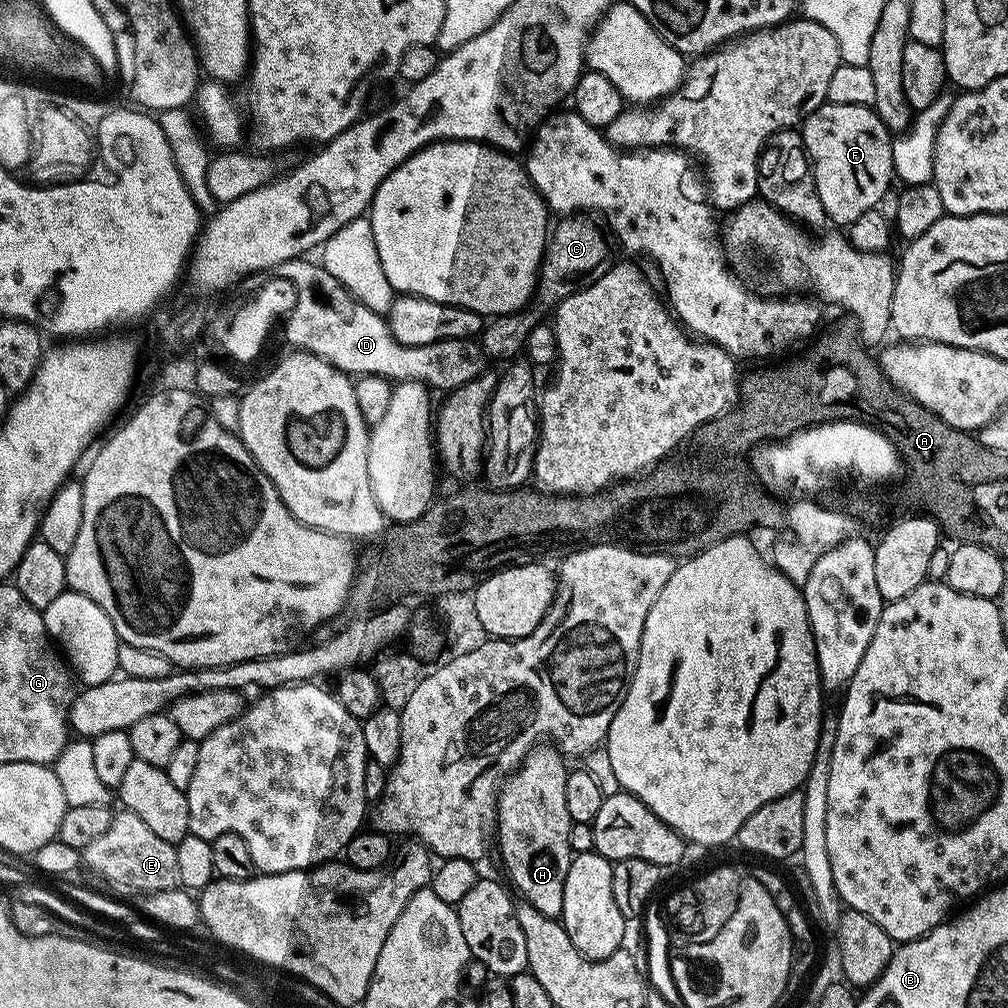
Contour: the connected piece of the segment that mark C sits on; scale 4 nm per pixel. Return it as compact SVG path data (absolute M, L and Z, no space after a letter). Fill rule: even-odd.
M570 214L561 217L557 226L553 227L549 237L546 257L541 260L537 286L533 293L532 307L540 314L548 315L578 286L575 276L599 273L606 265L608 244L603 232L587 215Z

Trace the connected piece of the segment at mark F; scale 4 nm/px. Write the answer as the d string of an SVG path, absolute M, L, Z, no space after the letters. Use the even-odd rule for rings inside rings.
M825 103L815 108L802 121L804 150L808 154L808 163L812 165L814 186L818 190L818 198L822 198L824 212L834 225L847 226L861 214L866 214L871 208L877 207L880 199L888 192L888 187L894 184L892 171L893 133L880 120L879 114L866 106L838 106Z

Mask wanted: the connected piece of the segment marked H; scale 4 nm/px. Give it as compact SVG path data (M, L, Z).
M555 746L533 748L519 768L500 785L500 797L496 803L496 832L498 840L500 836L500 856L504 859L504 868L508 871L509 878L512 879L511 887L518 893L519 899L530 902L534 910L557 918L562 917L562 890L566 890L566 874L574 855L570 846L573 822L570 810L566 810L566 778L570 768L564 763L565 757Z

